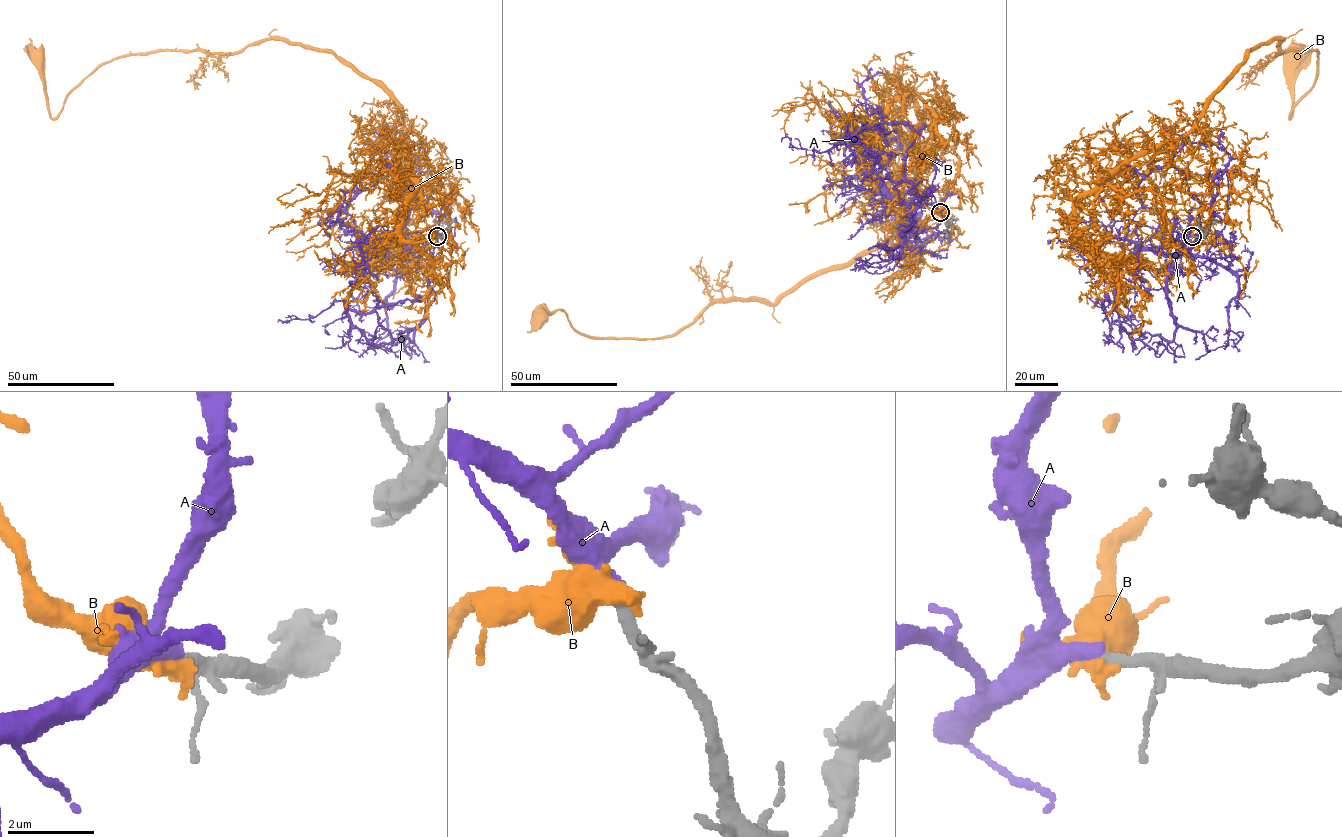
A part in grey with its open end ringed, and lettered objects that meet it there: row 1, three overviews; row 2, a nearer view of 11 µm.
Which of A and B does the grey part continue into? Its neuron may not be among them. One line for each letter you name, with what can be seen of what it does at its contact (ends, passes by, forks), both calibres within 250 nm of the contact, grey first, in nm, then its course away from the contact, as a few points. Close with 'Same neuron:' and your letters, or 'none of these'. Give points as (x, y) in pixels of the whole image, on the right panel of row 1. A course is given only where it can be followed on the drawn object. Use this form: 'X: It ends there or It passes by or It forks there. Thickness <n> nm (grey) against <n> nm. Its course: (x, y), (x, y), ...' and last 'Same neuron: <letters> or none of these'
A: It ends there. Thickness 320 nm (grey) against 360 nm. Its course: (1192, 236), (1184, 252), (1200, 230), (1200, 203), (1173, 166), (1140, 182), (1130, 230)
Same neuron: A

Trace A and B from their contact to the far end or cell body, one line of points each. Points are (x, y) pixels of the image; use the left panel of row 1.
A: (437, 236), (406, 250), (416, 197), (400, 193), (393, 166), (345, 207), (355, 224), (349, 230)
B: (437, 236), (399, 108), (330, 53), (272, 39), (129, 53), (53, 118), (37, 57)

